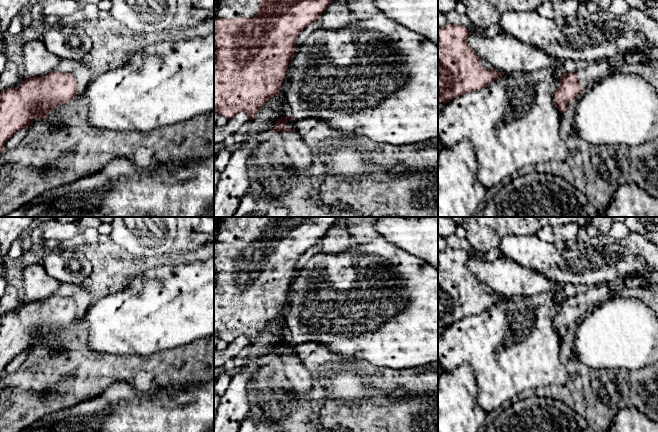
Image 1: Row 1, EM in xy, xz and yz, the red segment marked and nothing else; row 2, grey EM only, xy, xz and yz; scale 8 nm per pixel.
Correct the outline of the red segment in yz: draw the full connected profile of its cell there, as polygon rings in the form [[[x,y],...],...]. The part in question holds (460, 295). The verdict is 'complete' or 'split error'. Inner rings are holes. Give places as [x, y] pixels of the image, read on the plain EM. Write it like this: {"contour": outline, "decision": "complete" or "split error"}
{"contour": [[[461,249],[438,251],[438,327],[482,313],[505,297],[482,291],[481,283],[467,267],[470,258]]], "decision": "complete"}

